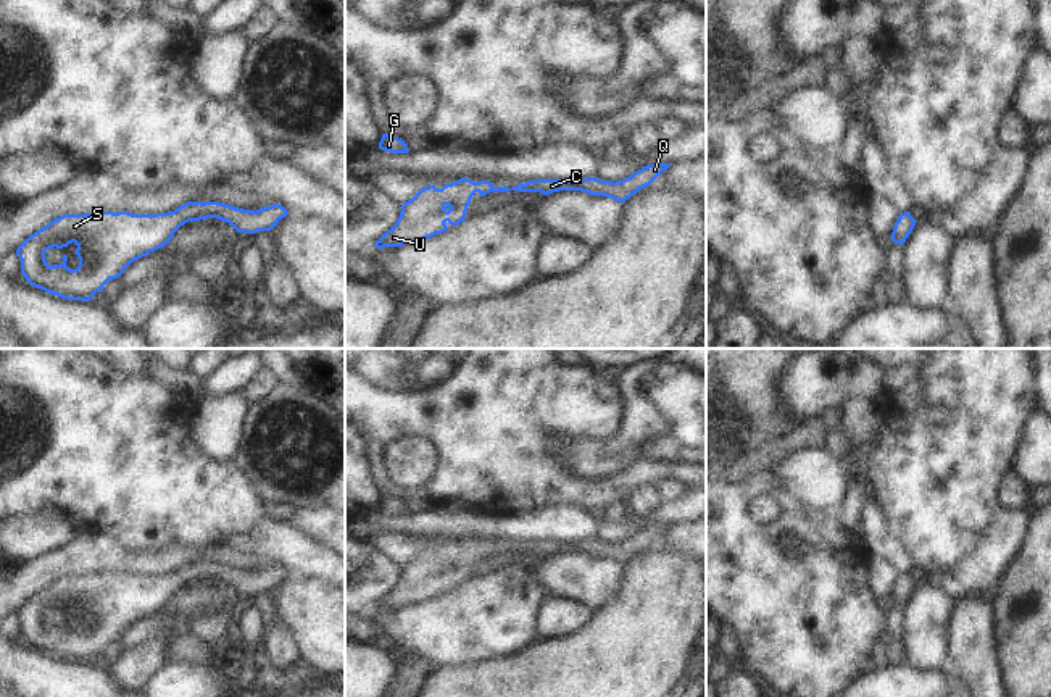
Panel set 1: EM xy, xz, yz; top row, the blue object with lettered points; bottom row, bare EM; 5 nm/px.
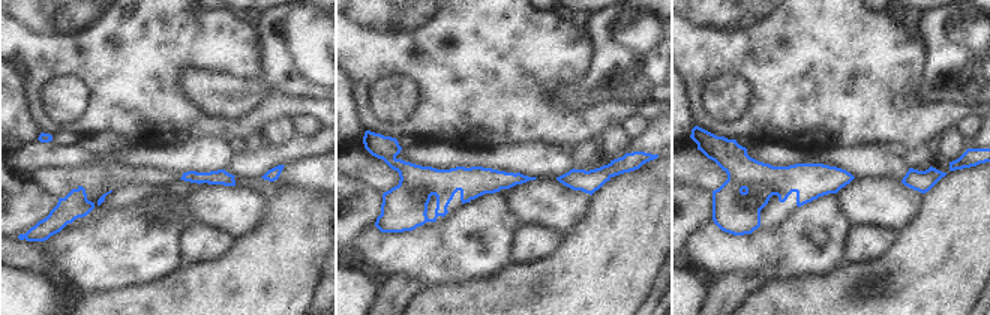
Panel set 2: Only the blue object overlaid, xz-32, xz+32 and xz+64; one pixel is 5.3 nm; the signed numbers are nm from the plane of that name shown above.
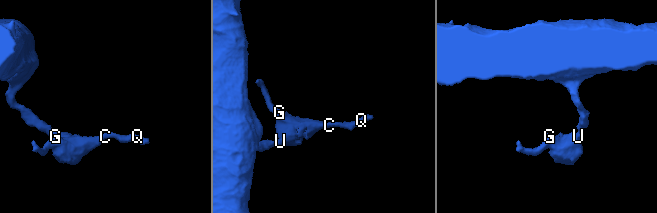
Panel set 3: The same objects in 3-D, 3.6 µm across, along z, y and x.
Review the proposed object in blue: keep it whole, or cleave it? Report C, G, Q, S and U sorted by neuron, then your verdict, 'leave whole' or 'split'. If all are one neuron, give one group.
groups C G Q S U; leave whole

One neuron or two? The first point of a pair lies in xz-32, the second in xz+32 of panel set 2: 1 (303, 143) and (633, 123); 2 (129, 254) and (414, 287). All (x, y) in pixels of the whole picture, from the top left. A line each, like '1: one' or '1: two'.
1: two
2: two

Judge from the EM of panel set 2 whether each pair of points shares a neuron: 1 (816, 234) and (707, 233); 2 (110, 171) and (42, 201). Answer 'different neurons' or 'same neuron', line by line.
1: same neuron
2: different neurons

